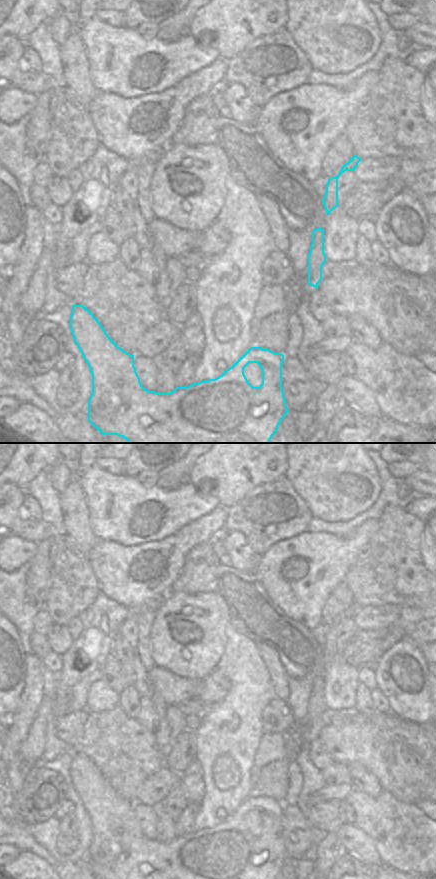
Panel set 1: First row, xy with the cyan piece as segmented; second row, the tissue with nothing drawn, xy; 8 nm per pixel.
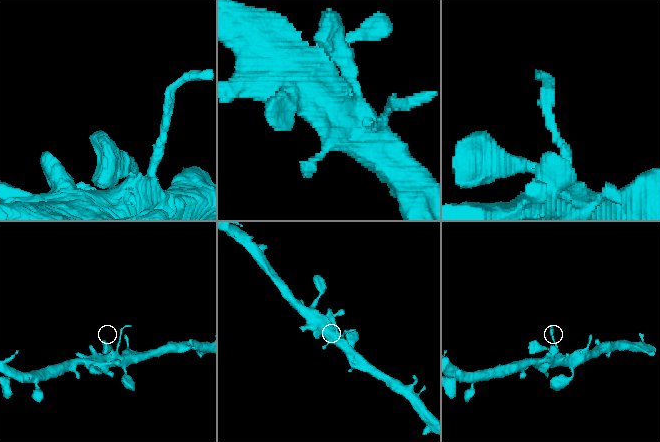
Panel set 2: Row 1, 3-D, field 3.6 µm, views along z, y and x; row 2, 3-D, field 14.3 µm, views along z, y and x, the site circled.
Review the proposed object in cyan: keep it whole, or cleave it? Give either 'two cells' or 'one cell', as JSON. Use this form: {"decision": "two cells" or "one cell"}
{"decision": "one cell"}

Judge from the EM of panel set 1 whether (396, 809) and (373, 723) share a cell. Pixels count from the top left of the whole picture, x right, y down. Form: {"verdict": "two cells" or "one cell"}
{"verdict": "two cells"}

